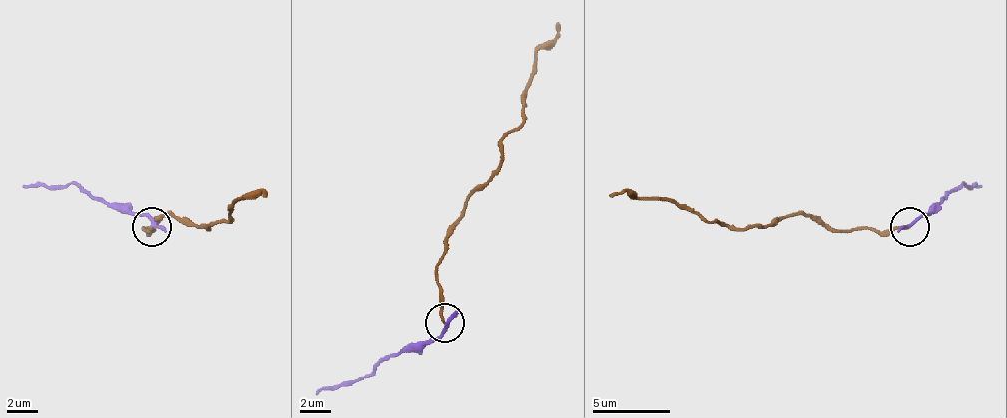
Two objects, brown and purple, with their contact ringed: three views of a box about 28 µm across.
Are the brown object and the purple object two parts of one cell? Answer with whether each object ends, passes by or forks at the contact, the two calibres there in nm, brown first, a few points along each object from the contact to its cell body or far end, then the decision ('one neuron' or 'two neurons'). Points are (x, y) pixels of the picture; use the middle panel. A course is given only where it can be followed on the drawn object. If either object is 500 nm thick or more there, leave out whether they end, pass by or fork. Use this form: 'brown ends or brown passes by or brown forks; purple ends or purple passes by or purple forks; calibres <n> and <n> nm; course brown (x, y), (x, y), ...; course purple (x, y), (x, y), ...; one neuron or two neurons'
brown ends; purple ends; calibres 160 and 280 nm; course brown (444, 321), (436, 283), (444, 240), (498, 166), (502, 138), (522, 123), (533, 57), (557, 37), (557, 22); course purple (444, 321), (436, 337), (405, 345), (366, 376), (315, 395); two neurons

